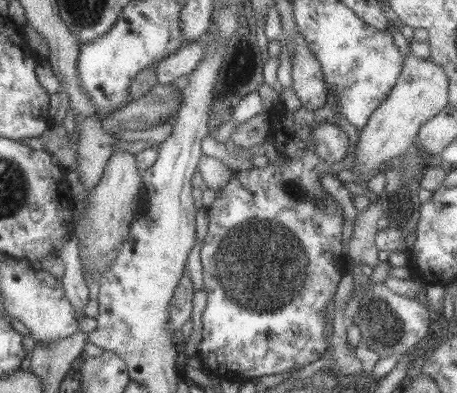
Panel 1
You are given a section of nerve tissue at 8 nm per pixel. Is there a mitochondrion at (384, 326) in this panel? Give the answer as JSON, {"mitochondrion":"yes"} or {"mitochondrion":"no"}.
{"mitochondrion":"yes"}

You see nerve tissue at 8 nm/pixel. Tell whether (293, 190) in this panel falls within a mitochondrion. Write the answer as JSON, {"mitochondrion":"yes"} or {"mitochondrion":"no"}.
{"mitochondrion":"yes"}

